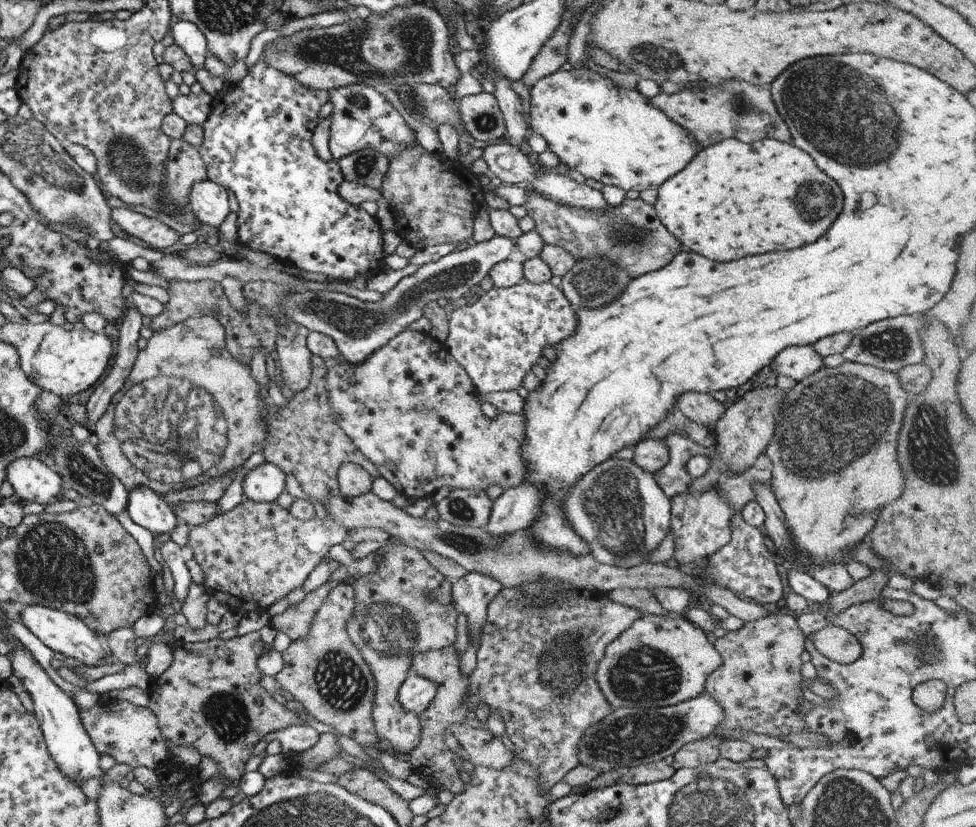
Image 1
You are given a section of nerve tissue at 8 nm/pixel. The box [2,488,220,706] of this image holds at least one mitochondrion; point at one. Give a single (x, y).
(52, 564)

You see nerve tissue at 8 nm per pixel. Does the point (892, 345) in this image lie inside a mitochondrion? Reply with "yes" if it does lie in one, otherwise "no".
yes

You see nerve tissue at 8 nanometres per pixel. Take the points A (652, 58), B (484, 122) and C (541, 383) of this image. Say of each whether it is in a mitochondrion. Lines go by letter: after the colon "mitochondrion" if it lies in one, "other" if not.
A: mitochondrion
B: mitochondrion
C: other

